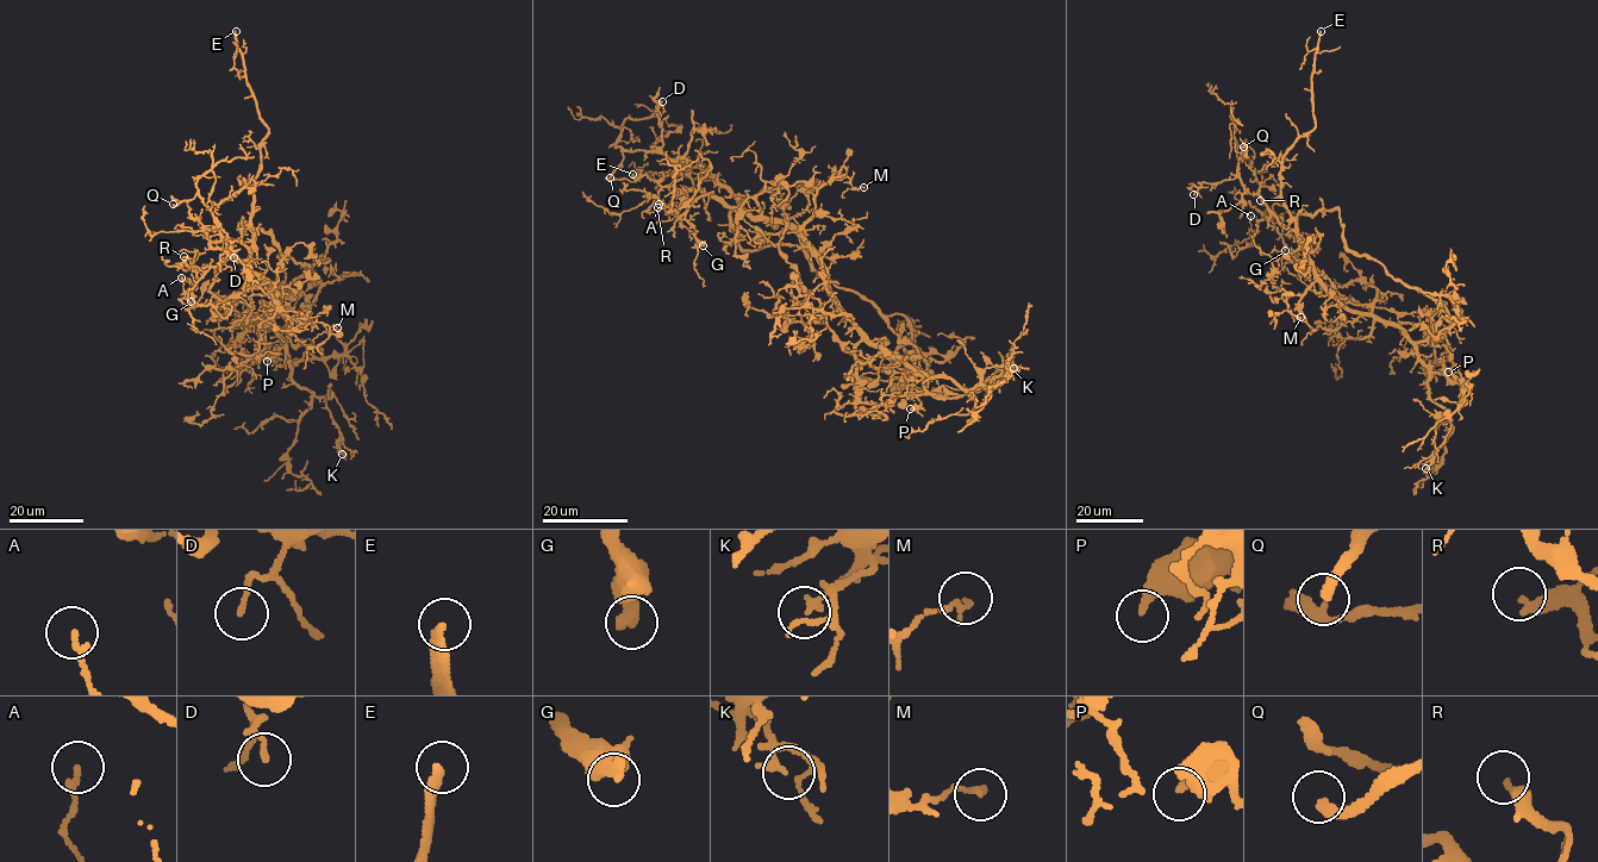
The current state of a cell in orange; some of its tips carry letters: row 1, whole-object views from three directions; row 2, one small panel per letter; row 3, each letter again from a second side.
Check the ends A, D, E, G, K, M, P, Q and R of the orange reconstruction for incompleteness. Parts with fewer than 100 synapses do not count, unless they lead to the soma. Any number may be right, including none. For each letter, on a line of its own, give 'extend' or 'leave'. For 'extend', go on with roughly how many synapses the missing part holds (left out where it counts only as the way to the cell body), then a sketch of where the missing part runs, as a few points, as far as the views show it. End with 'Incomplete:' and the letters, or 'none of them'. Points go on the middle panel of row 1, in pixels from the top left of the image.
A: leave
D: leave
E: extend
G: leave
K: leave
M: leave
P: leave
Q: leave
R: leave
Incomplete: E

